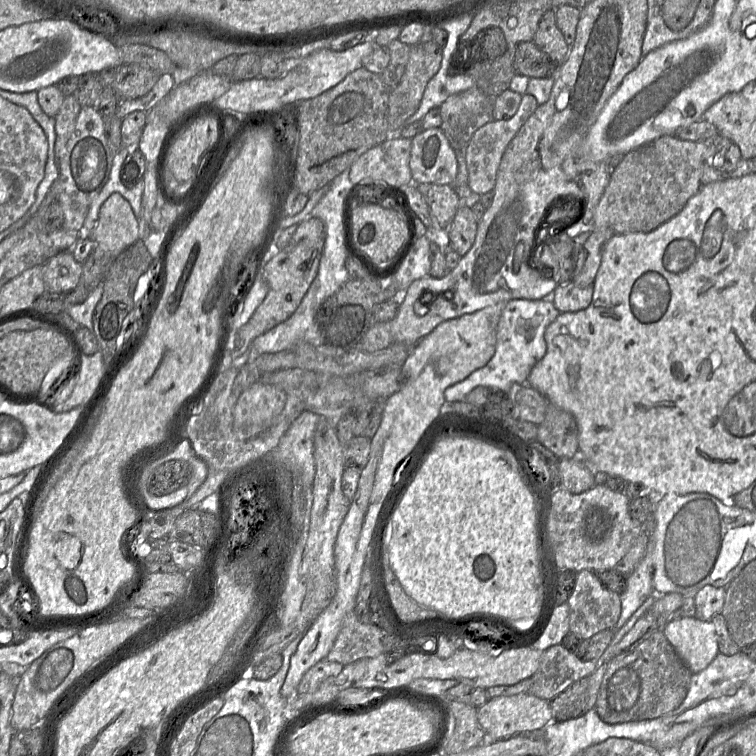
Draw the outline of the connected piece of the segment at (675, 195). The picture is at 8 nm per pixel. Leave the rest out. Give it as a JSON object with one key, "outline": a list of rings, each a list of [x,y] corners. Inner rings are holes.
{"outline":[[[720,133],[710,139],[696,142],[682,140],[675,135],[662,136],[629,152],[612,167],[609,184],[593,215],[592,228],[609,229],[615,234],[651,232],[677,215],[689,199],[699,192],[705,164],[713,162],[728,173],[737,174],[745,172],[744,161],[746,160],[742,158],[739,147]]]}

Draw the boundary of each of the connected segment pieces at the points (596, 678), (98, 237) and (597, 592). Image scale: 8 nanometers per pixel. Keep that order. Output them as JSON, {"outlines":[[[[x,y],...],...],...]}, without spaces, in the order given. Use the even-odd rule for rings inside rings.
{"outlines":[[[[600,664],[593,673],[583,677],[549,701],[553,721],[578,718],[594,707],[607,664]]],[[[119,193],[111,194],[92,228],[95,245],[115,259],[138,239],[139,224],[129,202]]],[[[590,570],[577,572],[568,605],[569,630],[580,640],[588,639],[602,630],[614,628],[621,612],[620,595],[606,588],[599,581],[596,573]]]]}

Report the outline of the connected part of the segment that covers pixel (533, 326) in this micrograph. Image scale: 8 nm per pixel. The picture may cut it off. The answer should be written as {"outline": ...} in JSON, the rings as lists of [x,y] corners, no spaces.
{"outline":[[[552,295],[548,299],[508,301],[498,321],[495,352],[492,358],[484,367],[448,387],[444,391],[446,401],[465,401],[465,397],[478,386],[507,393],[513,383],[527,383],[532,368],[546,353],[545,329],[556,320],[559,314],[552,302]]]}

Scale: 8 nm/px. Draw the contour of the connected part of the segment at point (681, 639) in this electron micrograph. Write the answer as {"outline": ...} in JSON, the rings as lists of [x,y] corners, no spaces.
{"outline":[[[681,616],[668,621],[662,631],[692,673],[705,669],[719,653],[711,621]]]}

